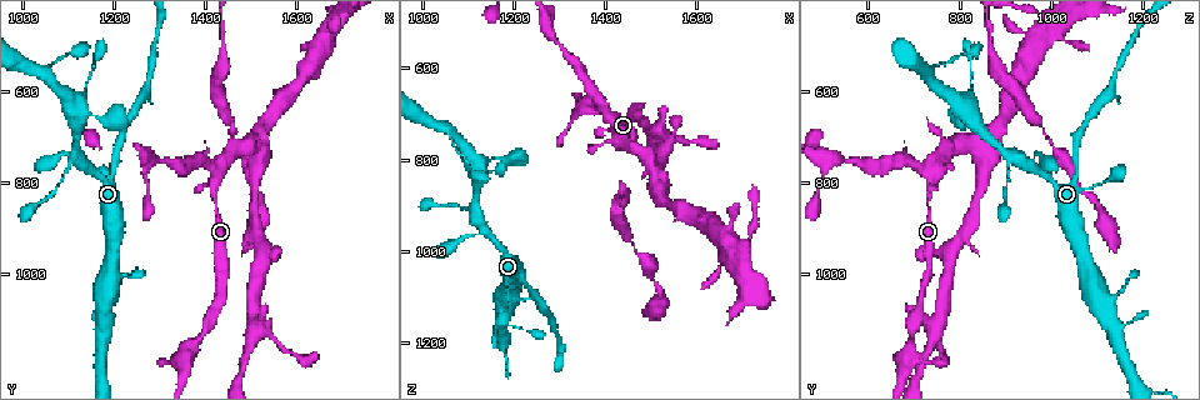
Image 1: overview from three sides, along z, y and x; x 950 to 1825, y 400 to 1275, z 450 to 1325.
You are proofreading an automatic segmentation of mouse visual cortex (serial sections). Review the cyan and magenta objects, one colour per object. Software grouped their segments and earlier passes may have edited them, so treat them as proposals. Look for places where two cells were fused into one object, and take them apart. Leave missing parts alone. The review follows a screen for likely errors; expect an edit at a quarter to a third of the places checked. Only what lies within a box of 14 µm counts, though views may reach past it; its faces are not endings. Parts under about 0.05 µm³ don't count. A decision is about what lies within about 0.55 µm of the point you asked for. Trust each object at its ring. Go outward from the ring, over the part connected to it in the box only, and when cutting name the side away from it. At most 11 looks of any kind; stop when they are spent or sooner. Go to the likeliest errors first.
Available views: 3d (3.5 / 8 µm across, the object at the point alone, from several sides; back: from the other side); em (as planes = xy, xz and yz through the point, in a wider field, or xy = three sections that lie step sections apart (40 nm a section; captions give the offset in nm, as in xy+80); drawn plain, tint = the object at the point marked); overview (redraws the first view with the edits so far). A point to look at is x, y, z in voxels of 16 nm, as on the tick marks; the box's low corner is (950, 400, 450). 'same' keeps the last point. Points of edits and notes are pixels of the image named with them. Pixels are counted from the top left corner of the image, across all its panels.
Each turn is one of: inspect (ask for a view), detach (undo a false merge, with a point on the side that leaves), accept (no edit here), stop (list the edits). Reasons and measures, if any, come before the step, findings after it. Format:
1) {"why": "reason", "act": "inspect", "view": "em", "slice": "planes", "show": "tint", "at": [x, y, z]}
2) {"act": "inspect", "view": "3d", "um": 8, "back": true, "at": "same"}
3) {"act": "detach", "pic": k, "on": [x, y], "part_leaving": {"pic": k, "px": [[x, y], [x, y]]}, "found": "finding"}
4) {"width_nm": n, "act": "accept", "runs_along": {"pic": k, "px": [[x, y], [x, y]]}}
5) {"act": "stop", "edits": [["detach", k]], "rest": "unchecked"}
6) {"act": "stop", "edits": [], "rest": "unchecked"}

{"why": "thick turns thin", "act": "inspect", "view": "3d", "um": 8, "at": [1420, 780, 735]}

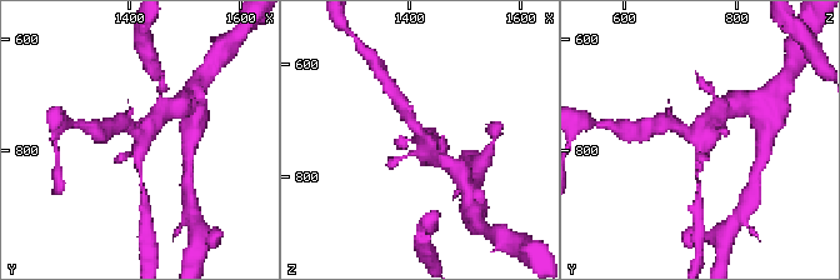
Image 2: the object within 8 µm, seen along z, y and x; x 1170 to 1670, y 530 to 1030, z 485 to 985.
{"why": "need the tissue", "act": "inspect", "view": "em", "slice": "xy", "step": 3, "show": "tint", "at": [1425, 780, 735]}

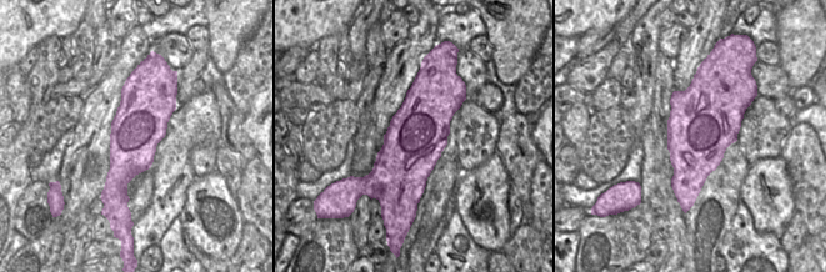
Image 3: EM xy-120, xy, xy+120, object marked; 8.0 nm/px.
{"act": "accept", "runs_along": {"pic": 2, "px": [[698, 176], [701, 141], [719, 113]]}, "found": "one cell here"}

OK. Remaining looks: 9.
{"why": "sharp bend", "act": "inspect", "view": "3d", "um": 8, "at": [1110, 745, 920]}

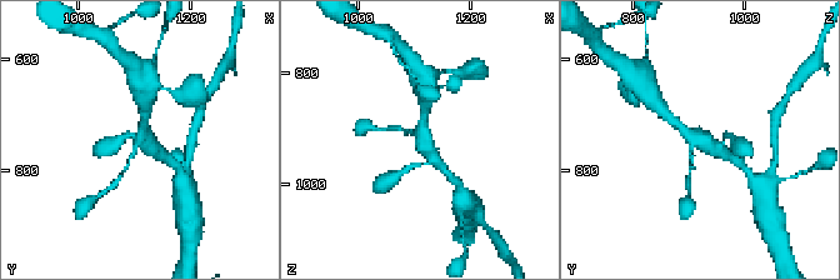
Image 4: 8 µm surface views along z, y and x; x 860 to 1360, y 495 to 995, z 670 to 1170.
{"act": "inspect", "view": "3d", "um": 3.5, "at": [1110, 745, 910]}

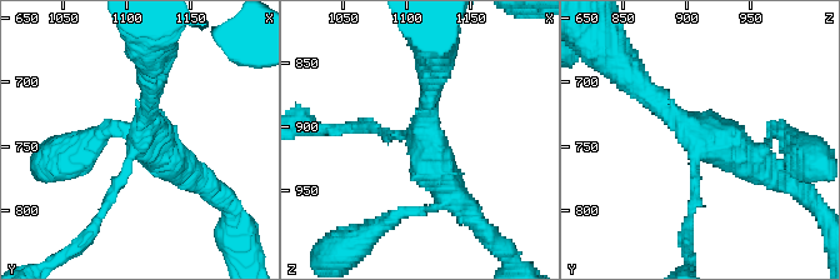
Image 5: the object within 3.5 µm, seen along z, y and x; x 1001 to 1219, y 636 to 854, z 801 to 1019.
{"arms": 3, "arm_widths_nm": [150, 250, 400], "act": "inspect", "view": "em", "slice": "xy", "step": 1, "show": "tint", "at": [1114, 742, 916]}

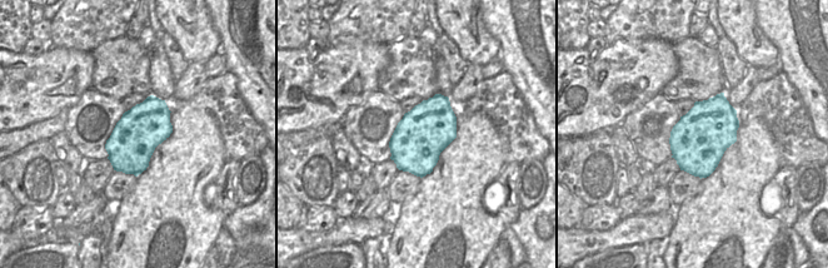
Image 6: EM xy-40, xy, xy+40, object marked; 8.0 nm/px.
{"act": "accept", "found": "all the same cell"}

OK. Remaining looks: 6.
{"why": "sudden change in width", "act": "inspect", "view": "3d", "um": 3.5, "back": true, "at": [1130, 595, 820]}

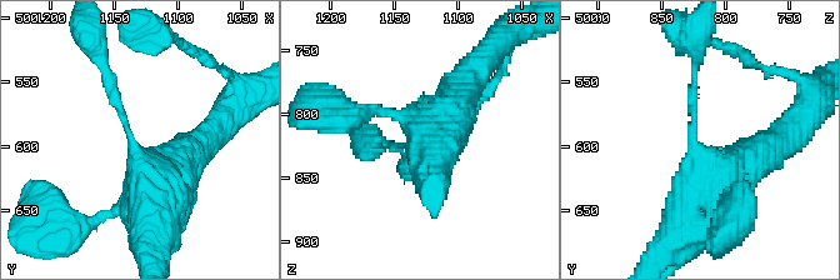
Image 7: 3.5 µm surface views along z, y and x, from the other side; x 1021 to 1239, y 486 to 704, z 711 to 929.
{"arm_widths_nm": [150, 700], "why": "need the tissue", "act": "inspect", "view": "em", "slice": "xy", "step": 5, "show": "tint", "at": [1136, 600, 826]}

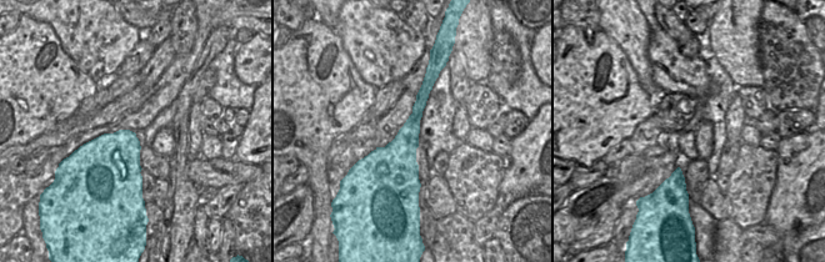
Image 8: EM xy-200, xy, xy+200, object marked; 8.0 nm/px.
{"width_nm": 280, "act": "accept", "runs_along": {"pic": 7, "px": [[156, 214], [106, 69]]}, "found": "one cell here"}

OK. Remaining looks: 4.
{"why": "three-way junction", "act": "inspect", "view": "em", "slice": "xy", "step": 5, "show": "tint", "at": [1510, 725, 835]}

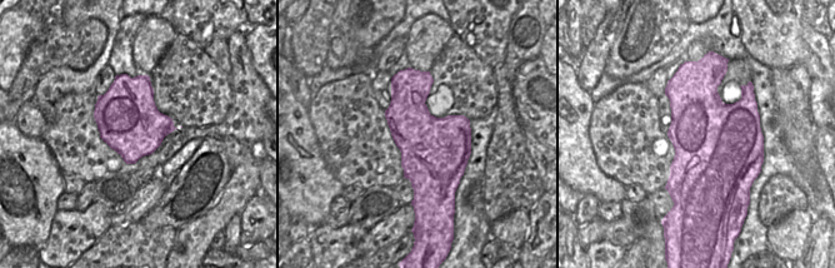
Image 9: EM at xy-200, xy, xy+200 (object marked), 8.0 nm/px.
{"act": "inspect", "view": "3d", "um": 3.5, "back": true, "at": "same"}

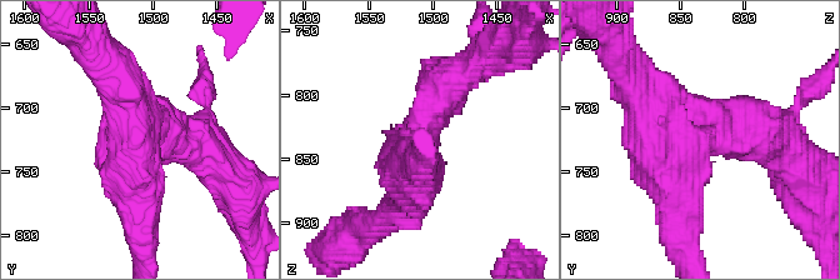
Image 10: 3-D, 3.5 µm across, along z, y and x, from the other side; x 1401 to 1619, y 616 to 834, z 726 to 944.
{"act": "accept", "found": "one cell here"}

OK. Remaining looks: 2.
{"why": "sudden change in width", "act": "inspect", "view": "em", "slice": "xy", "step": 5, "show": "tint", "at": [1510, 1130, 750]}

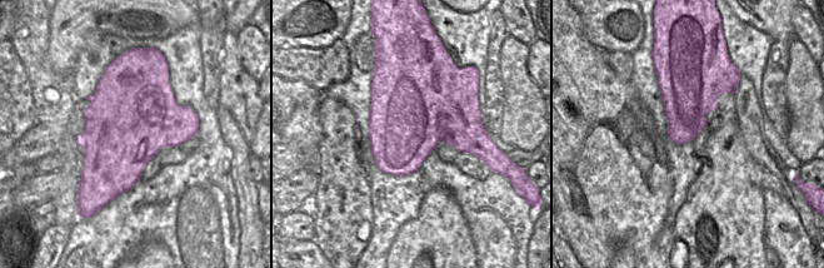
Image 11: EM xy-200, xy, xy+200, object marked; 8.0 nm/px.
{"why": "wider look", "act": "inspect", "view": "3d", "um": 3.5, "at": "same"}

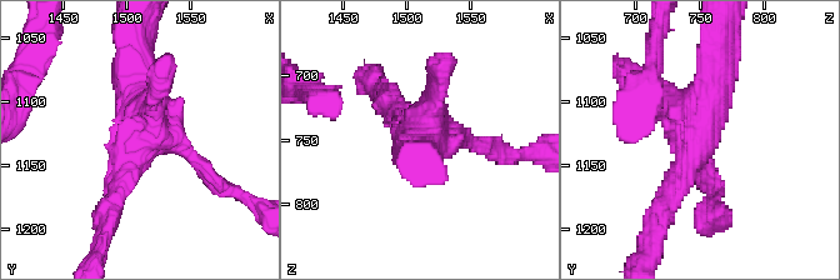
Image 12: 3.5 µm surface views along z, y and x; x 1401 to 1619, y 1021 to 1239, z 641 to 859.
{"act": "accept", "runs_along": {"pic": 12, "px": [[718, 36], [695, 144], [669, 190]]}, "found": "continuous, no second cell"}

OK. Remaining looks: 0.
{"act": "stop", "edits": [], "rest": "unchecked"}

